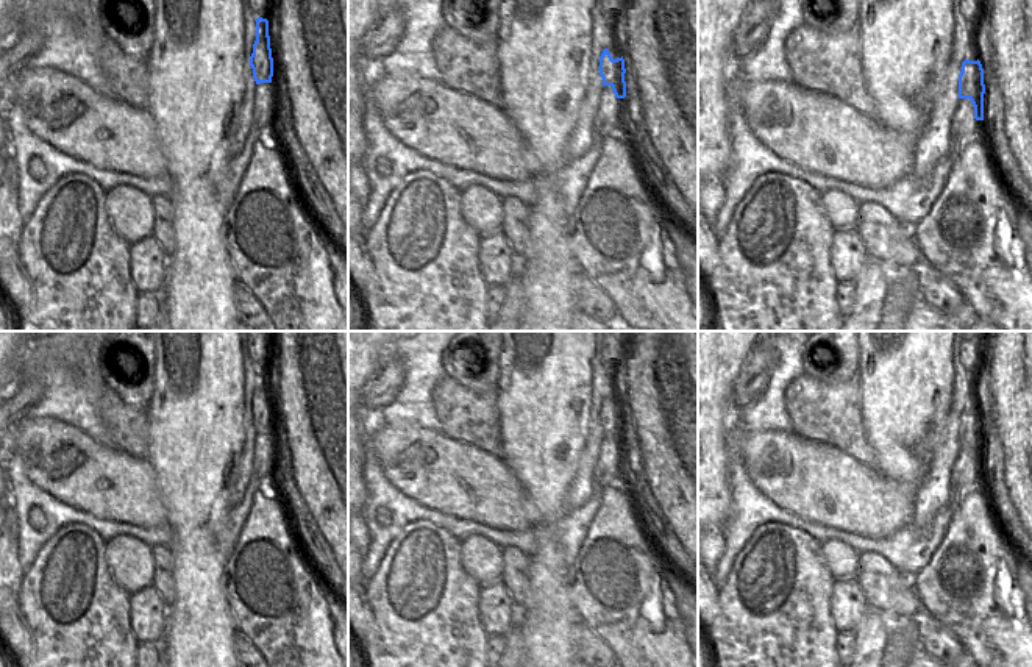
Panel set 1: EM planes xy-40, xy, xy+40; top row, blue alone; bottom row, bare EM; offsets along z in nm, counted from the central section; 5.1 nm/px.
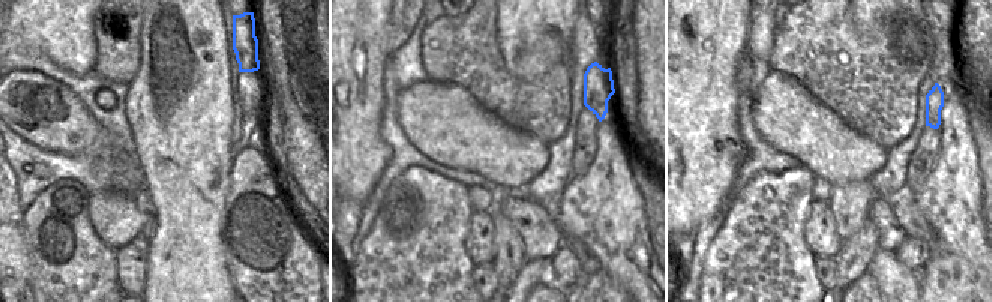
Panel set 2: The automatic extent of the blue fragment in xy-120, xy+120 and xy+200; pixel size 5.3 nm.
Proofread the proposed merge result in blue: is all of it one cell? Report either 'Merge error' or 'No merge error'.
No merge error

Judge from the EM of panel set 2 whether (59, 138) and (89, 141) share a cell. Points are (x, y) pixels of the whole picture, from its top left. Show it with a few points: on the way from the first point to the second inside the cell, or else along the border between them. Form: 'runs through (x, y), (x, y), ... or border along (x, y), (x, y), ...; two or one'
runs through (66, 138), (81, 138); one

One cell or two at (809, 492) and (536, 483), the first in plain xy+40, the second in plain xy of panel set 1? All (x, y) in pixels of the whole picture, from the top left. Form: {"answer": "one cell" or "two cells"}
{"answer": "two cells"}

